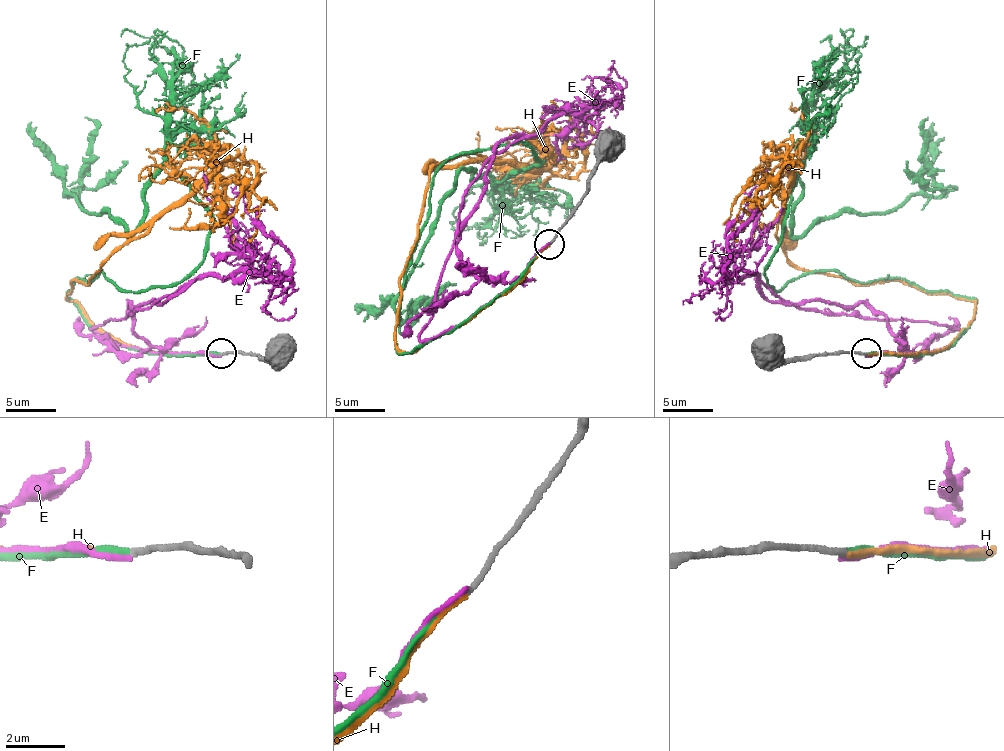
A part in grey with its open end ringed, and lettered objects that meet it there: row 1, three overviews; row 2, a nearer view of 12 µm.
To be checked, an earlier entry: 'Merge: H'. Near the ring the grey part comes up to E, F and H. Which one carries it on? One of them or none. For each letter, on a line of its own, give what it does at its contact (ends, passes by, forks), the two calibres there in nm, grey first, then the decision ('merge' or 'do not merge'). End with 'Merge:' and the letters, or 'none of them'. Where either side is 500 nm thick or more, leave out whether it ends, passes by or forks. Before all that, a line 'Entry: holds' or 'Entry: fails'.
Entry: fails
E: it ends; calibres 200 and 180 nm; do not merge
F: it ends; calibres 200 and 200 nm; merge
H: it ends; calibres 200 and 190 nm; do not merge
Merge: F

